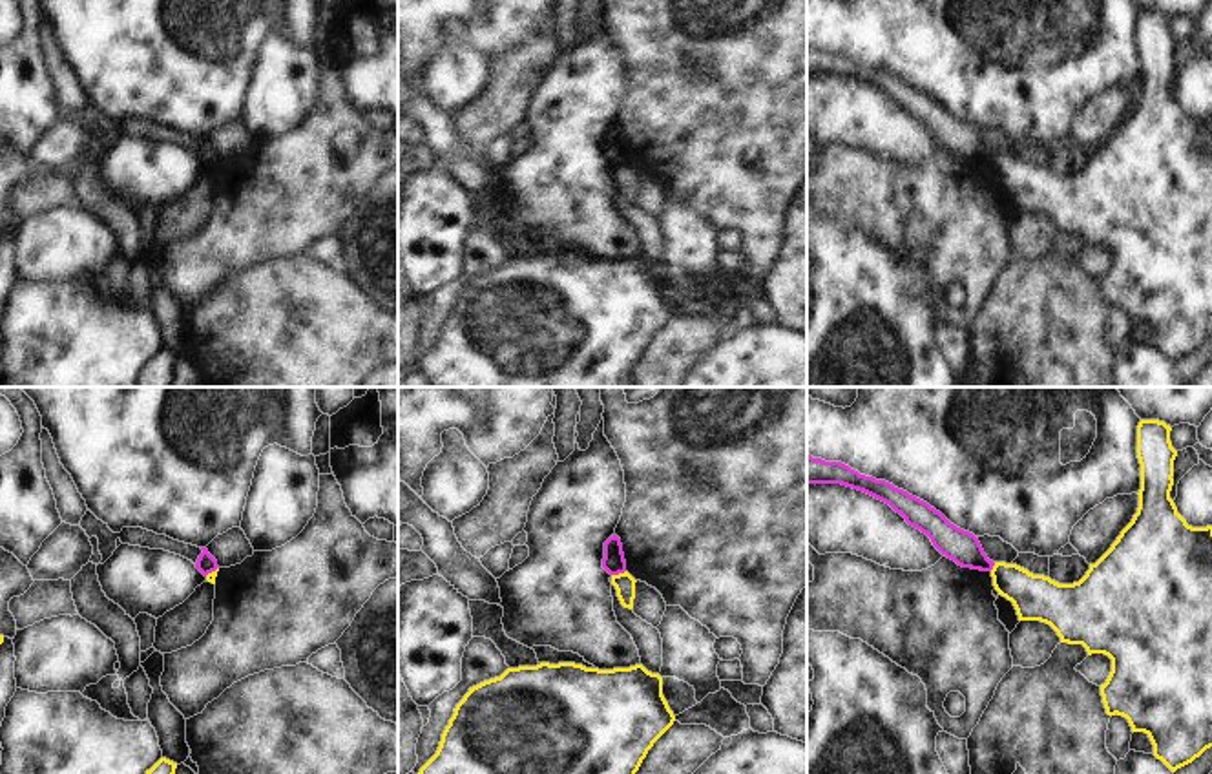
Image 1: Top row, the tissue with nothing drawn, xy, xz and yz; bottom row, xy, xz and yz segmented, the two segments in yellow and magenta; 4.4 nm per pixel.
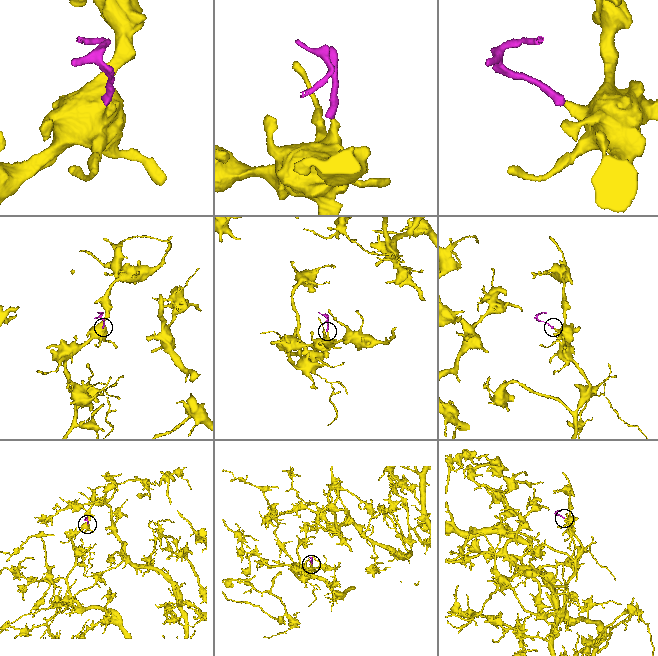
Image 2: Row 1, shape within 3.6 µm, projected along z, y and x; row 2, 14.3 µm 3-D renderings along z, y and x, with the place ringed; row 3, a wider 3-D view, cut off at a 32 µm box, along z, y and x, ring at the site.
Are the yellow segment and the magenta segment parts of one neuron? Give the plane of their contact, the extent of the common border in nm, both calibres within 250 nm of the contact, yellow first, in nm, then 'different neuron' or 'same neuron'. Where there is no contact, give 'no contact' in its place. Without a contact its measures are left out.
xz | 70 nm | 90/100 nm | different neuron

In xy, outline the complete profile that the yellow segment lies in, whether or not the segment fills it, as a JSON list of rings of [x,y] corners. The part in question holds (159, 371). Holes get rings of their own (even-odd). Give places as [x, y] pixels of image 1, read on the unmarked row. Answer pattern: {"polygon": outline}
{"polygon": [[[161,349],[146,365],[142,367],[137,387],[170,387],[173,382],[173,365],[177,354]]]}

